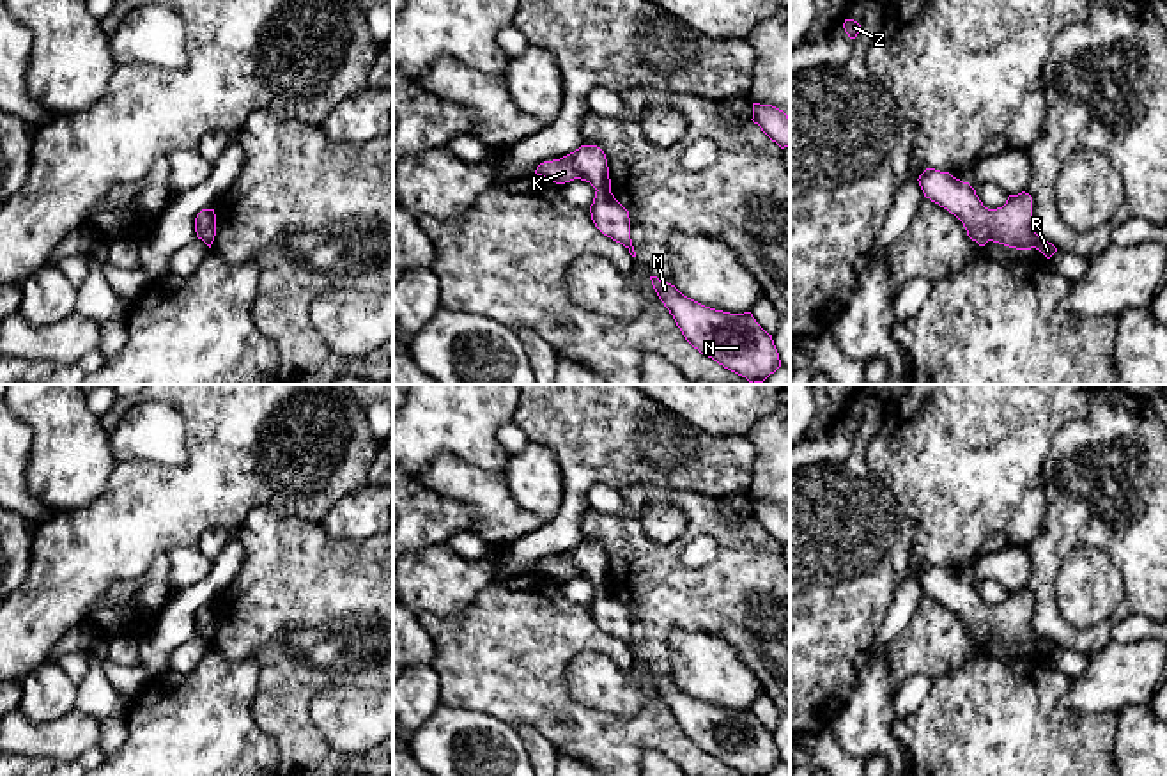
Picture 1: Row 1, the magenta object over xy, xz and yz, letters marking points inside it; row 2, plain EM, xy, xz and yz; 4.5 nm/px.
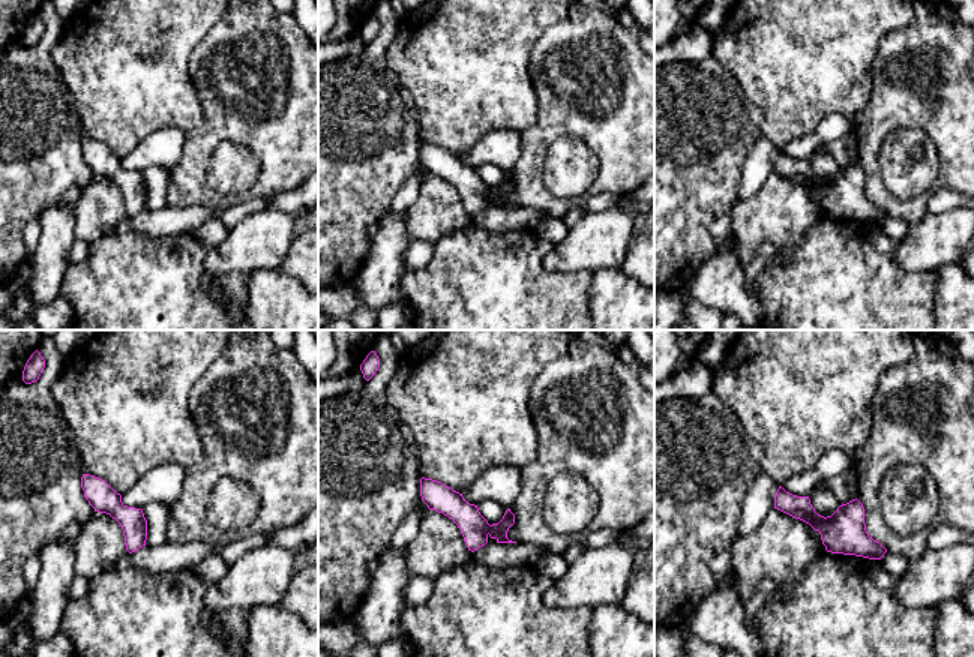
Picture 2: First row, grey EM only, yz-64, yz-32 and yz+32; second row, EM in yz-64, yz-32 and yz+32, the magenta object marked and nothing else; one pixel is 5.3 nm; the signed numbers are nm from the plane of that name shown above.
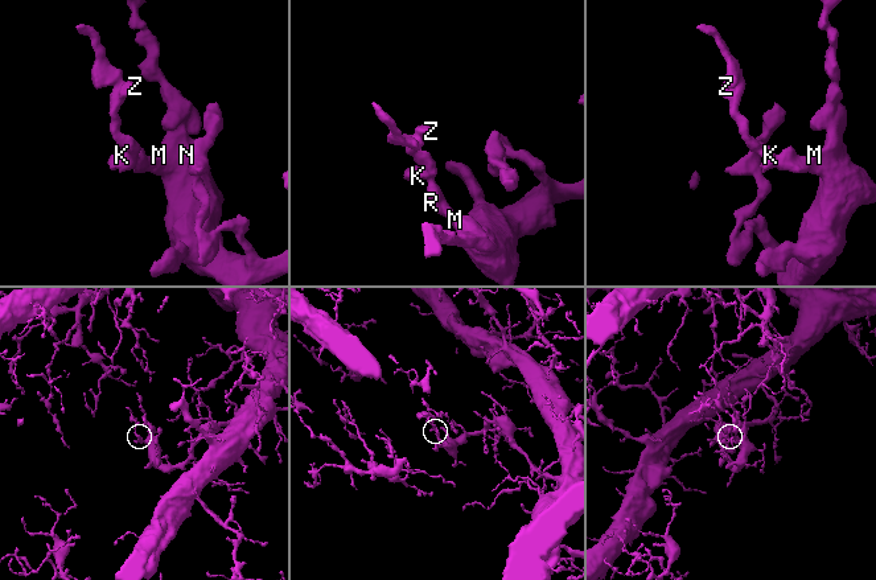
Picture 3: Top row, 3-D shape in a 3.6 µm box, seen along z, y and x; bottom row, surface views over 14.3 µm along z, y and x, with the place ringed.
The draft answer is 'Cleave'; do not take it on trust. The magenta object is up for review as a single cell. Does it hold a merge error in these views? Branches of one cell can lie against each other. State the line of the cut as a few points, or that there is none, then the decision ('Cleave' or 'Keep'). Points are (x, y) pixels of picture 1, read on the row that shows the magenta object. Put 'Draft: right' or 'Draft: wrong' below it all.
No split. Keep
Draft: wrong

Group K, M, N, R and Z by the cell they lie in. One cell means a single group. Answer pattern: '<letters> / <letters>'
K M N R Z

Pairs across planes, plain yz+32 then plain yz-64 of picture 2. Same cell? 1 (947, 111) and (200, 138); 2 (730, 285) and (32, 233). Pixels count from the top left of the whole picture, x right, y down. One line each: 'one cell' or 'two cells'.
1: one cell
2: two cells

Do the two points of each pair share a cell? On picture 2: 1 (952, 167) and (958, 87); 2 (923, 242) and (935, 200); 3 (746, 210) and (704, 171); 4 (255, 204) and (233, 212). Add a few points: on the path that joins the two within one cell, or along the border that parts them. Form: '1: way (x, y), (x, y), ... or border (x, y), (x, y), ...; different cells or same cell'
1: way (958, 147), (958, 107); same cell
2: border (958, 206), (949, 210), (928, 212); different cells
3: border (734, 200), (727, 213); different cells
4: way (249, 206), (239, 209); same cell

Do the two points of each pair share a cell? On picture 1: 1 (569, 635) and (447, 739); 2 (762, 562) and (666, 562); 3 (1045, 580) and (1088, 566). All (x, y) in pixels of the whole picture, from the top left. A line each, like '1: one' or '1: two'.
1: two
2: one
3: two

